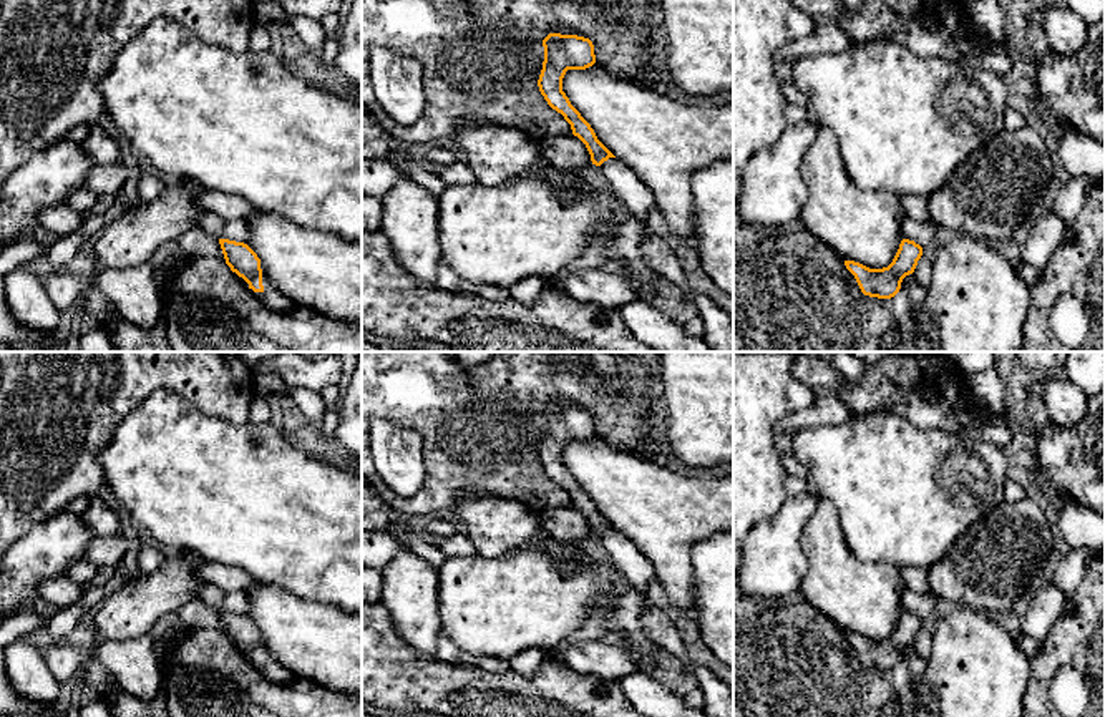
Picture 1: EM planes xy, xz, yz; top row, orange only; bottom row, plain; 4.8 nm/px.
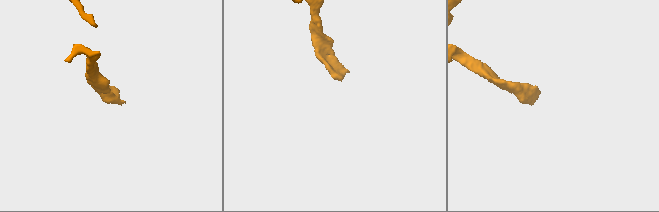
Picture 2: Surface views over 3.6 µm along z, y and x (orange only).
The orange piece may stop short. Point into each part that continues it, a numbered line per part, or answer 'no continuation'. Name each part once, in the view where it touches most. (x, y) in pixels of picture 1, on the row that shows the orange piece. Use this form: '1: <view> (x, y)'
1: xy (271, 297)

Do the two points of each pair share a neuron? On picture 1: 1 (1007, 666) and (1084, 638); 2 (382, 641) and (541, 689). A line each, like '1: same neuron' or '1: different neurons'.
1: different neurons
2: same neuron

